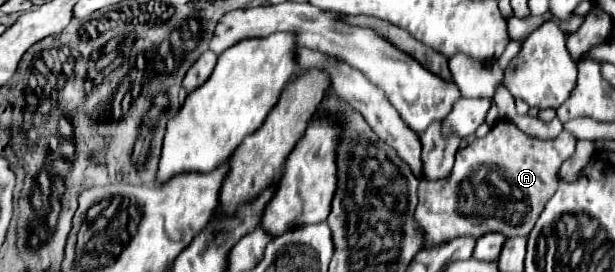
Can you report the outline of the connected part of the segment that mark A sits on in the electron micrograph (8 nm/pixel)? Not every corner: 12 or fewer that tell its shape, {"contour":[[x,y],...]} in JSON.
{"contour":[[501,118],[419,184],[423,248],[529,236],[575,152]]}

